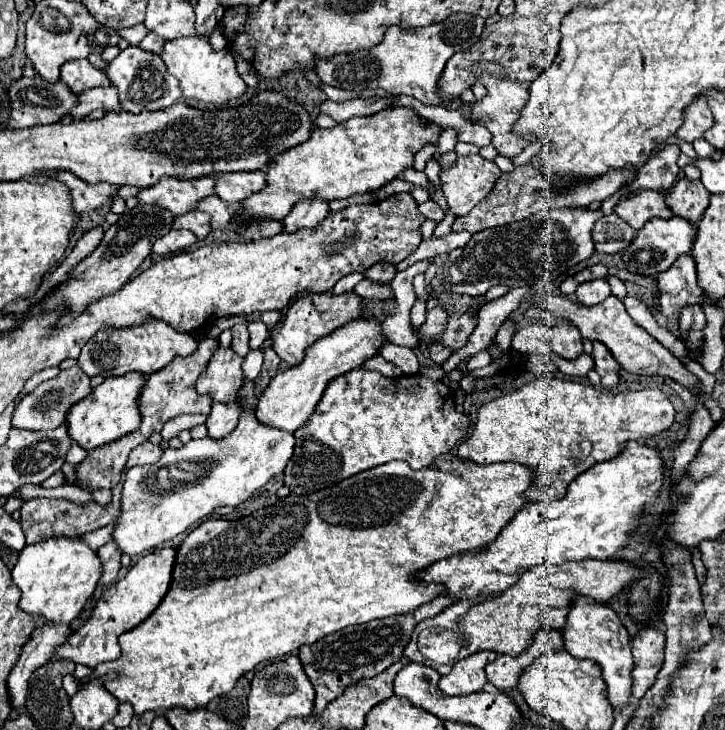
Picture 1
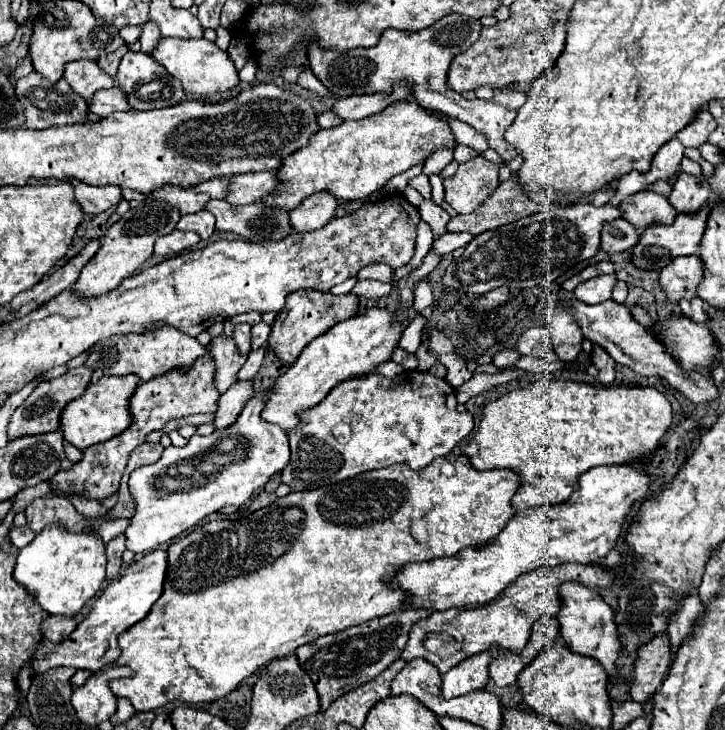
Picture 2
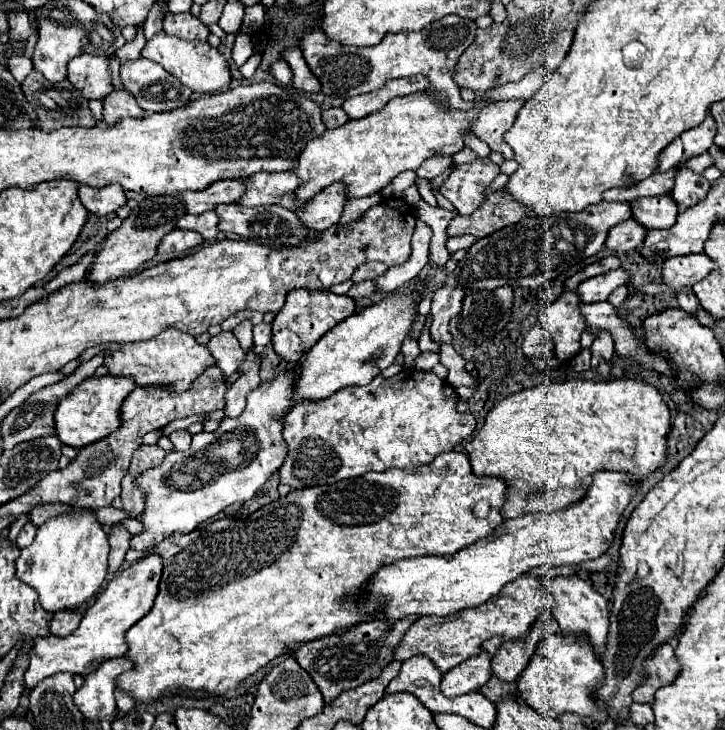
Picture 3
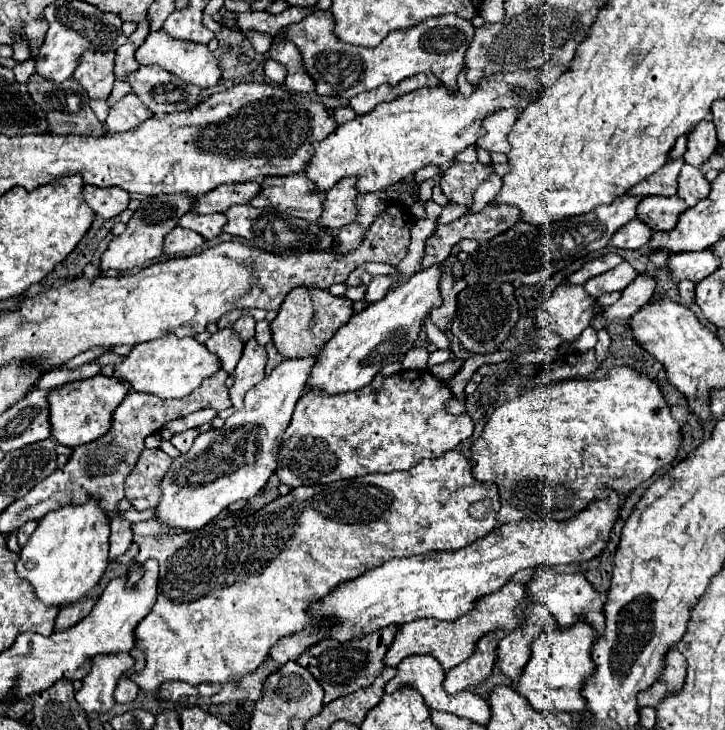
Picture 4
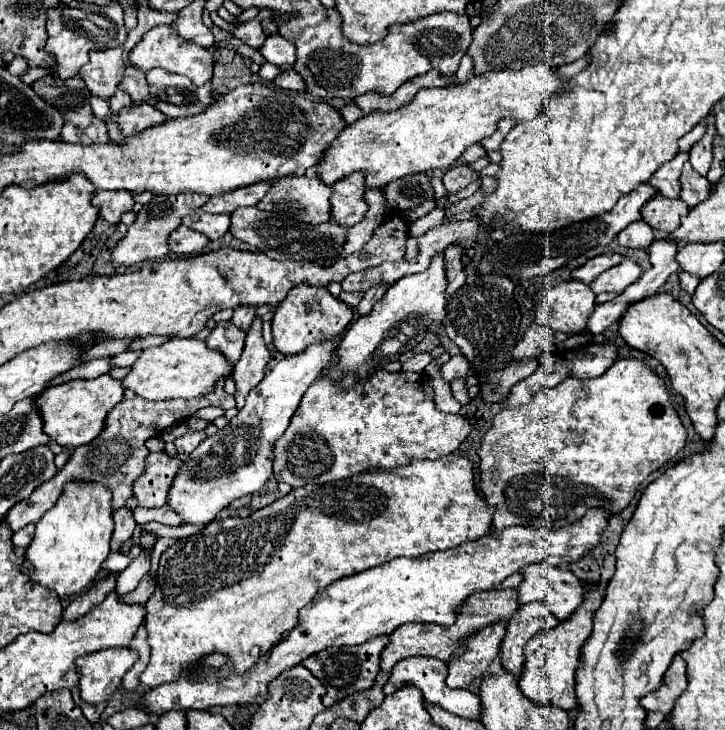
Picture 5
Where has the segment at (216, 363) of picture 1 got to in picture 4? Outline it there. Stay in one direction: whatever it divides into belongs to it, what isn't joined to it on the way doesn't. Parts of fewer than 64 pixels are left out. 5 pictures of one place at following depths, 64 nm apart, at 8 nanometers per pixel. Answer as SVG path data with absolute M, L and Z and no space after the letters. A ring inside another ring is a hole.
M224 328L224 330L218 330L216 334L212 334L208 338L206 348L218 356L222 370L232 374L236 364L240 362L244 342L240 340L240 336L232 328Z

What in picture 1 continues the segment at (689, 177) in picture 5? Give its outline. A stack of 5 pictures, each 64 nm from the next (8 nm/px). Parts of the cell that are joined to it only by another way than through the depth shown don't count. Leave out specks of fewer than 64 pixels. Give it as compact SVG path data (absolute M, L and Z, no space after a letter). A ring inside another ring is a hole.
M680 178L666 194L666 206L676 216L682 216L690 224L696 224L708 206L708 190L702 186L700 180L692 182Z

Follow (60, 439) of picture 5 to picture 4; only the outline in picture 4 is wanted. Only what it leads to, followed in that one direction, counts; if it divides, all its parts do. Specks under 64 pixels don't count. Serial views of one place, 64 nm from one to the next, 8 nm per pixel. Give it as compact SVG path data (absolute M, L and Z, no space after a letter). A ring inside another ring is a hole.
M96 374L86 380L70 382L70 384L64 384L60 390L54 390L48 396L52 438L58 440L58 444L76 448L80 444L88 444L104 436L112 426L112 414L116 406L124 400L128 392L130 388L126 380L120 380L116 376L102 376L102 374Z

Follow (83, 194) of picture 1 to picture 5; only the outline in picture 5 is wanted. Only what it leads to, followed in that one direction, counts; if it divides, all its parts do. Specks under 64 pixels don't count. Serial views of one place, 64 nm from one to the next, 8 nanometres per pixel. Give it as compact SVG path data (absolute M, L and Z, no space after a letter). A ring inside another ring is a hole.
M96 190L96 194L92 196L92 204L100 210L100 216L110 222L116 224L120 222L120 216L128 210L132 210L134 206L134 198L130 192L116 192L116 190Z

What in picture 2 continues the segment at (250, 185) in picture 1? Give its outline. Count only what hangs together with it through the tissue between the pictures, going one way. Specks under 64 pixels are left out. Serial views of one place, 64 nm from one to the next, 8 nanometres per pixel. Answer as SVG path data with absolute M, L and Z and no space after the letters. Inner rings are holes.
M254 172L254 174L242 174L242 176L230 176L232 188L228 188L228 198L224 198L230 204L254 204L260 200L260 196L270 194L276 188L276 174L274 172Z

